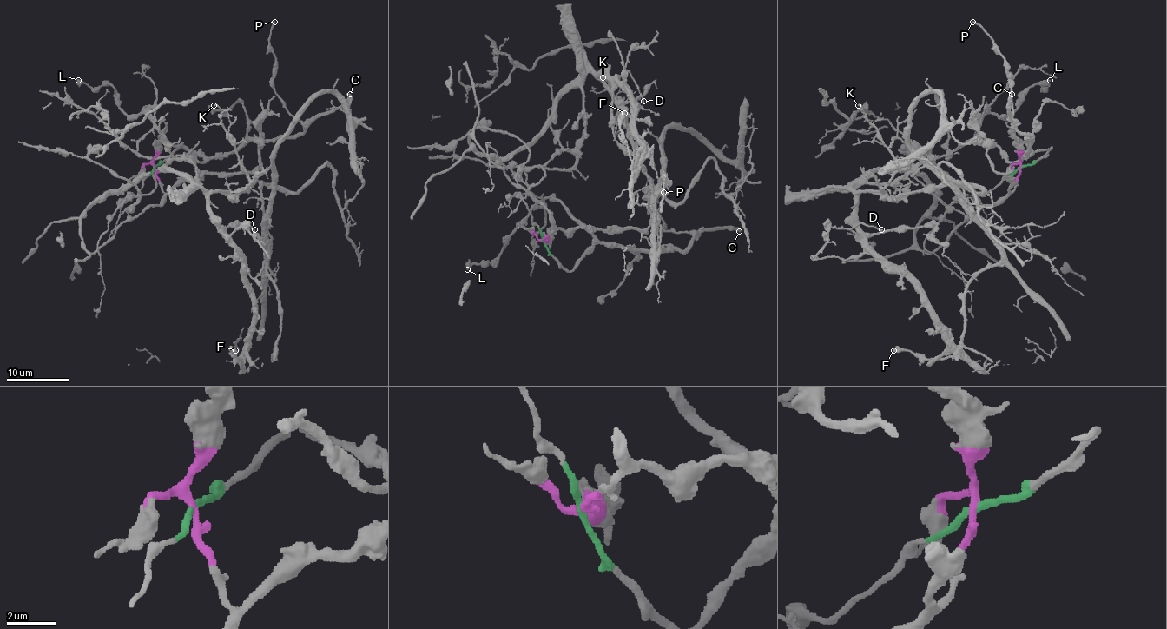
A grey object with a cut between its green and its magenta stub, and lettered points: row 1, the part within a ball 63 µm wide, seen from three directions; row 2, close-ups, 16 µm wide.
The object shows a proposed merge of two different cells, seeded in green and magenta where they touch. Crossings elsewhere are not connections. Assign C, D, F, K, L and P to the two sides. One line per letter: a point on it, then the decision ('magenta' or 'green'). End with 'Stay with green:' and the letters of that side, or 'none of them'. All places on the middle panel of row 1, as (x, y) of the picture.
C: (739, 231) | green
D: (643, 101) | magenta
F: (624, 113) | magenta
K: (603, 77) | magenta
L: (467, 269) | green
P: (663, 192) | green
Stay with green: C, L, P

